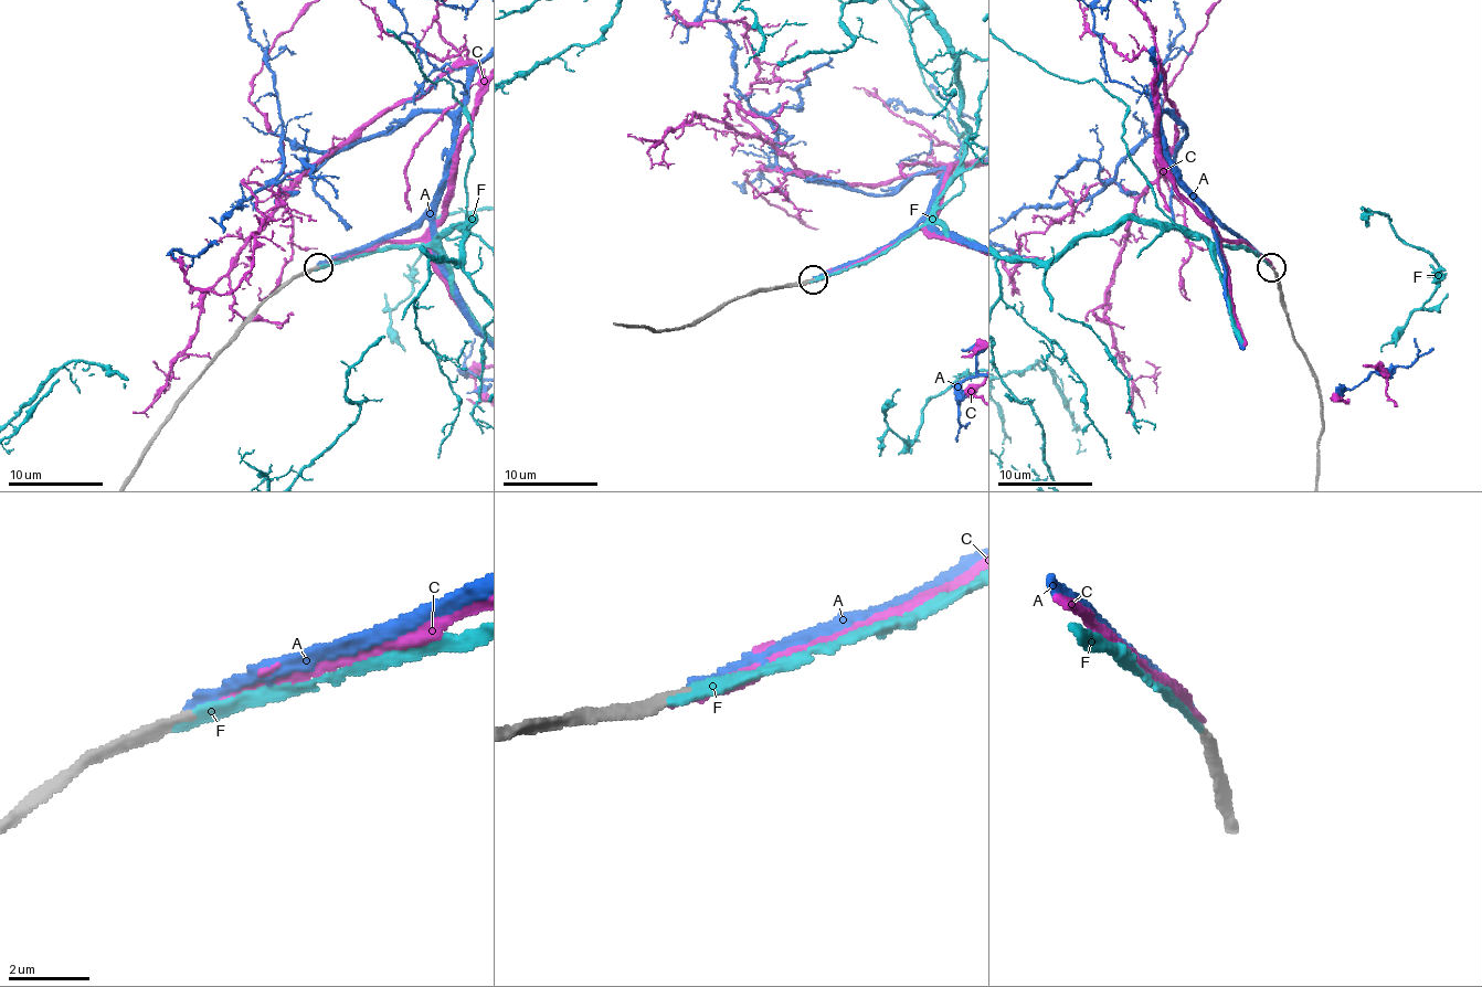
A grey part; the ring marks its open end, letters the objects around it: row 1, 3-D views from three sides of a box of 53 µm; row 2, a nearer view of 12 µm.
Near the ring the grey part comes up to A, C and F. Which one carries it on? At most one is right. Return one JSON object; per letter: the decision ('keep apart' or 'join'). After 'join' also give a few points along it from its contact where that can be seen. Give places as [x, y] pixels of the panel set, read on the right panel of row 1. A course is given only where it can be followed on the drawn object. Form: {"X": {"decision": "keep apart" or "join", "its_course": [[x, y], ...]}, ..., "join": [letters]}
{"A": {"decision": "keep apart"}, "C": {"decision": "keep apart"}, "F": {"decision": "join"}, "join": ["F"]}

